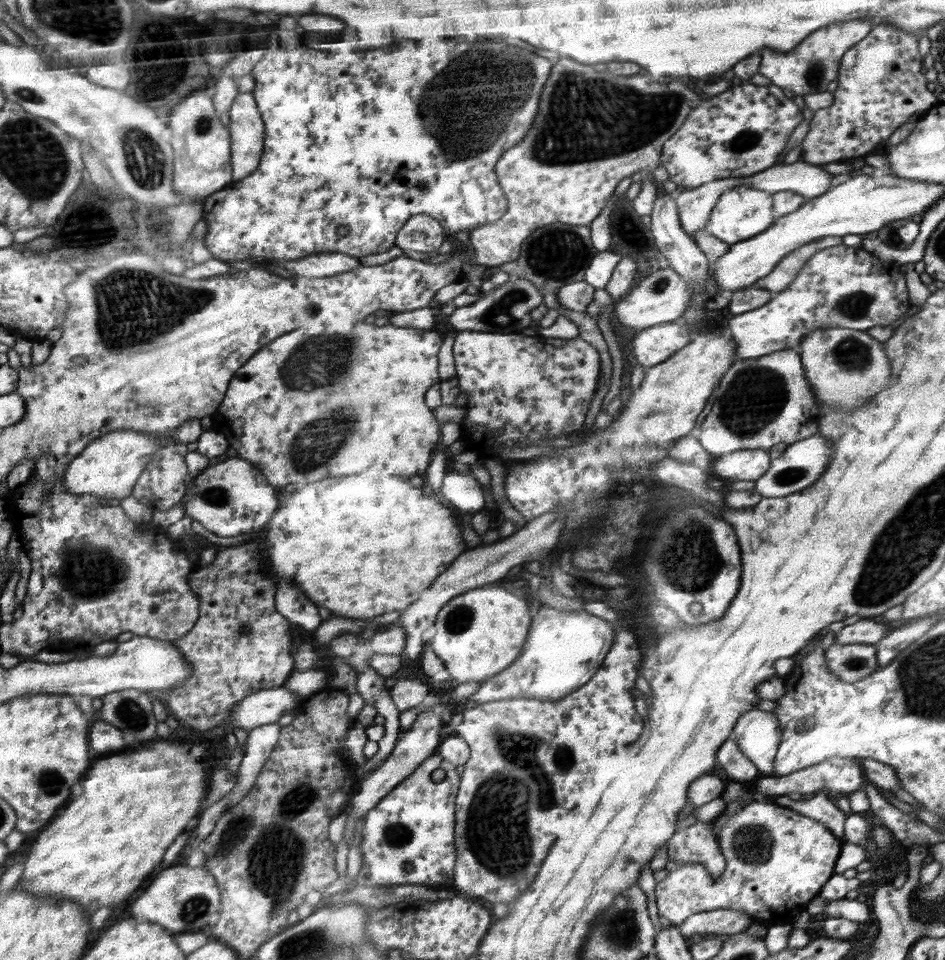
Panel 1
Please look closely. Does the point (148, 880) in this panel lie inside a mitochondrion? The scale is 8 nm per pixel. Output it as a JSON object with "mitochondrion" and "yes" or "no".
{"mitochondrion":"no"}

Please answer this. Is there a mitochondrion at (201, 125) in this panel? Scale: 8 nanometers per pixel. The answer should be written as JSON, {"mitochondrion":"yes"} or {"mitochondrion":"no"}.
{"mitochondrion":"yes"}

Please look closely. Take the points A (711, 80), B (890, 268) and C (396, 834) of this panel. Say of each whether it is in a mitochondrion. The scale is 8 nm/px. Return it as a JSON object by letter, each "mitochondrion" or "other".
{"A":"other","B":"other","C":"mitochondrion"}

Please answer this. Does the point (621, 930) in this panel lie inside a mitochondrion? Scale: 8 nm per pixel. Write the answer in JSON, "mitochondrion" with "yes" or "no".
{"mitochondrion":"yes"}

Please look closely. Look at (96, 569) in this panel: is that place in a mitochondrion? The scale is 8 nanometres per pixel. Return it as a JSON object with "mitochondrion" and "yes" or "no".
{"mitochondrion":"yes"}

